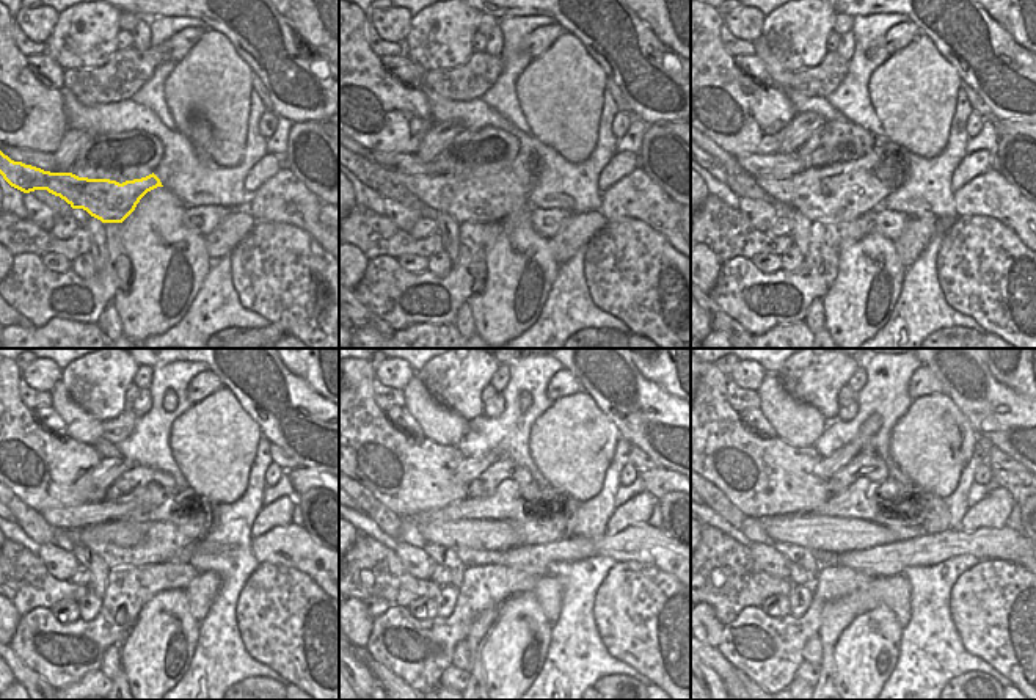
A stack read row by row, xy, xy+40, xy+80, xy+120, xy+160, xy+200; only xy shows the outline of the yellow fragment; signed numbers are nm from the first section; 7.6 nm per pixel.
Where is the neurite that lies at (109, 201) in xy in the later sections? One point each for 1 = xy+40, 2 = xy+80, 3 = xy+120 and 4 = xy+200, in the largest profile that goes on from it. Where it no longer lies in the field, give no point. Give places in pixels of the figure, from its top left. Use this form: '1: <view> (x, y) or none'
1: xy+40 (470, 200)
2: xy+80 (840, 193)
3: xy+120 (173, 526)
4: xy+200 (926, 509)

